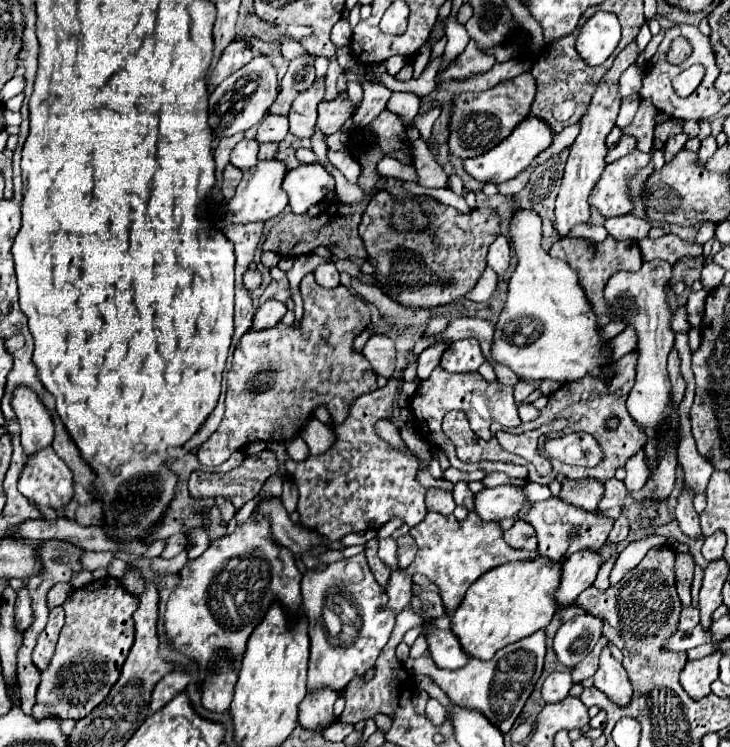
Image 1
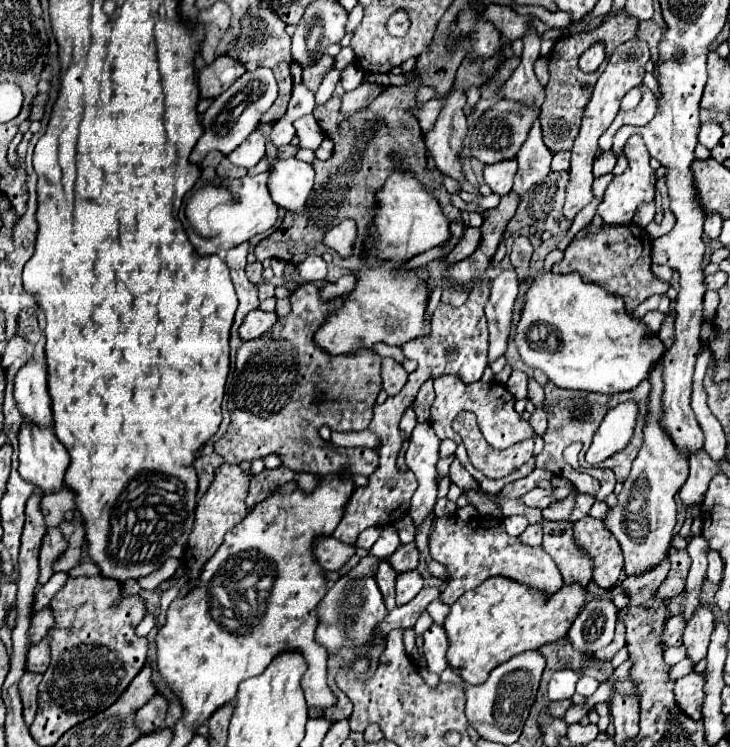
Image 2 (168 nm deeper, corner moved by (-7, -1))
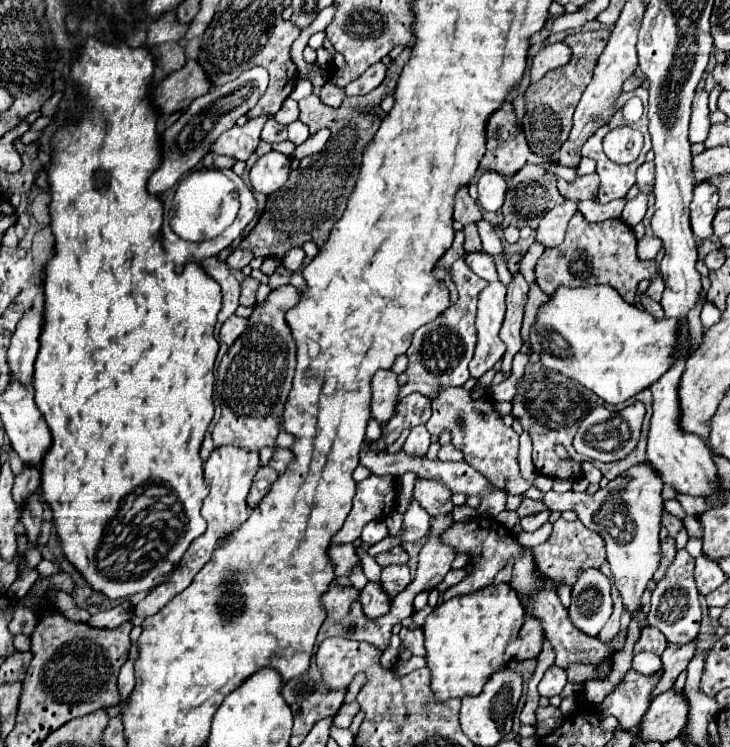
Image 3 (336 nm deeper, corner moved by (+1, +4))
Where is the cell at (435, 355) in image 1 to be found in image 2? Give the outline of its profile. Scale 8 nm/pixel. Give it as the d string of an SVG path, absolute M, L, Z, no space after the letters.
M427 379L421 385L421 389L419 389L417 397L415 397L415 403L413 403L419 423L429 419L429 407L431 407L431 403L433 403L433 379Z

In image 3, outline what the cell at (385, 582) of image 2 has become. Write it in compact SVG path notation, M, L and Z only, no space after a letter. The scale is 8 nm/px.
M369 582L365 586L365 590L359 594L359 602L363 606L363 614L371 620L381 618L389 612L389 596L375 582Z

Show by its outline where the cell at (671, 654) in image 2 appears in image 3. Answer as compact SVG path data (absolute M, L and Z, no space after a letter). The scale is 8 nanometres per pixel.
M639 652L639 654L633 656L631 668L639 674L653 674L661 668L661 658L651 654L651 652Z

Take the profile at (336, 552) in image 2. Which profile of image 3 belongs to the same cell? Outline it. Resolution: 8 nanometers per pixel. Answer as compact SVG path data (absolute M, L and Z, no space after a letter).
M331 544L329 558L331 558L333 566L335 566L337 576L349 576L353 572L353 568L357 566L357 562L359 562L353 544L341 544L341 546Z

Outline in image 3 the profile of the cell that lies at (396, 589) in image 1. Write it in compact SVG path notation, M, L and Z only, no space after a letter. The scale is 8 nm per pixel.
M405 564L401 566L385 566L381 570L381 584L389 596L397 596L405 586L409 584L409 568Z

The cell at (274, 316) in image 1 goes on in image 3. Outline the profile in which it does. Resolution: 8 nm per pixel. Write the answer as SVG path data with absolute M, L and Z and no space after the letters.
M231 316L229 320L225 320L225 322L223 322L219 336L221 336L221 340L223 340L227 346L231 346L231 344L233 344L241 334L243 334L245 326L247 326L247 320L245 320L245 318Z

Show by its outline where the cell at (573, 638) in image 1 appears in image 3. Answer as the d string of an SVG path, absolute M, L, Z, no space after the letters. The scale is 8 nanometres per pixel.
M585 568L577 574L571 590L569 616L581 632L597 636L613 612L611 582L597 568Z

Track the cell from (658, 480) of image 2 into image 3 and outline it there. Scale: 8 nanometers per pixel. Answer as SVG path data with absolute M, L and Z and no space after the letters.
M639 464L629 468L625 474L611 480L597 494L579 494L579 492L563 492L557 494L549 490L543 494L543 502L549 510L573 510L577 518L599 536L603 536L607 544L607 562L611 566L613 582L623 596L623 606L631 614L631 618L639 618L639 628L645 628L645 614L641 608L641 596L645 592L647 582L653 578L657 570L661 550L659 550L659 528L663 514L663 498L661 498L661 480L649 464Z

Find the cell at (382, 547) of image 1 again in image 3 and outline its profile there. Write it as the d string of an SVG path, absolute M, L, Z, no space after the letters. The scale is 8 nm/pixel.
M373 520L373 522L369 522L369 524L363 528L361 540L363 540L367 546L373 546L373 544L377 544L379 540L383 540L387 534L389 534L389 532L387 532L387 524L385 524L383 520Z

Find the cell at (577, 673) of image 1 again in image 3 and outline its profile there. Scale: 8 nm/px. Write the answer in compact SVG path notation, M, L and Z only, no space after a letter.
M613 594L613 614L611 614L611 618L607 620L607 624L603 626L603 630L599 632L599 640L601 642L607 642L607 640L611 640L617 632L619 632L619 620L621 620L621 614L623 614L623 604L621 604L621 596L619 594Z

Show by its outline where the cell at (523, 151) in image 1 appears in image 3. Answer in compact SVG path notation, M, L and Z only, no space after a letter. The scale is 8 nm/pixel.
M485 172L477 184L479 190L479 206L487 212L497 212L503 206L503 196L507 190L507 182L497 172Z

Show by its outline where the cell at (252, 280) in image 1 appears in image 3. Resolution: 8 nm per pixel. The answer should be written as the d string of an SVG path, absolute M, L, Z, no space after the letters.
M235 248L235 250L227 256L227 266L229 266L229 268L235 268L235 270L241 270L241 268L247 266L251 260L253 260L253 254L251 254L249 250Z

